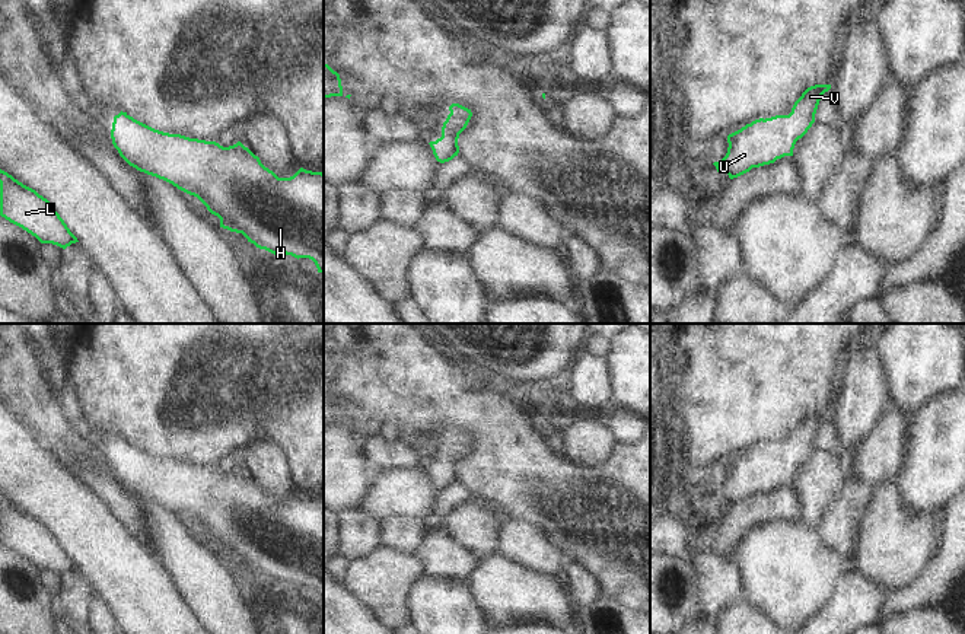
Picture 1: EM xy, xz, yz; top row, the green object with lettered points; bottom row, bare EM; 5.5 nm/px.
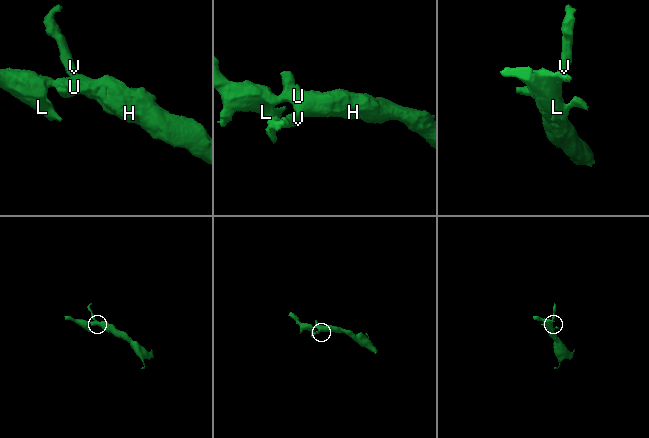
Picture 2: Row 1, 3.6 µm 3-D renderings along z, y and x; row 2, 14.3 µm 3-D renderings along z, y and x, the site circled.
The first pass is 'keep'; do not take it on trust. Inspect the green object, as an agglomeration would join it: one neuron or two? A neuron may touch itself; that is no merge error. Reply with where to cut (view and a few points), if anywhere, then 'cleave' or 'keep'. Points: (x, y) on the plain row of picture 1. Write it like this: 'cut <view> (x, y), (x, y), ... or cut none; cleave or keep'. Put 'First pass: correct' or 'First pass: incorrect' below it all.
cut none; keep
First pass: correct

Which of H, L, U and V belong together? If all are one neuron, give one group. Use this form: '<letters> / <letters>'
H L U V

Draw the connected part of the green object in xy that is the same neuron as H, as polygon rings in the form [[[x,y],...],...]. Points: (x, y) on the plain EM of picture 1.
[[[122,437],[114,443],[111,465],[130,493],[197,523],[220,545],[220,554],[242,560],[248,568],[274,582],[309,584],[324,600],[322,498],[300,494],[290,504],[278,504],[241,468],[223,474],[216,468],[163,459]]]

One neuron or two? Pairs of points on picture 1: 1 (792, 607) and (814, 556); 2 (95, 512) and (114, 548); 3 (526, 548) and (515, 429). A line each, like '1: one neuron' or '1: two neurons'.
1: one neuron
2: one neuron
3: two neurons

